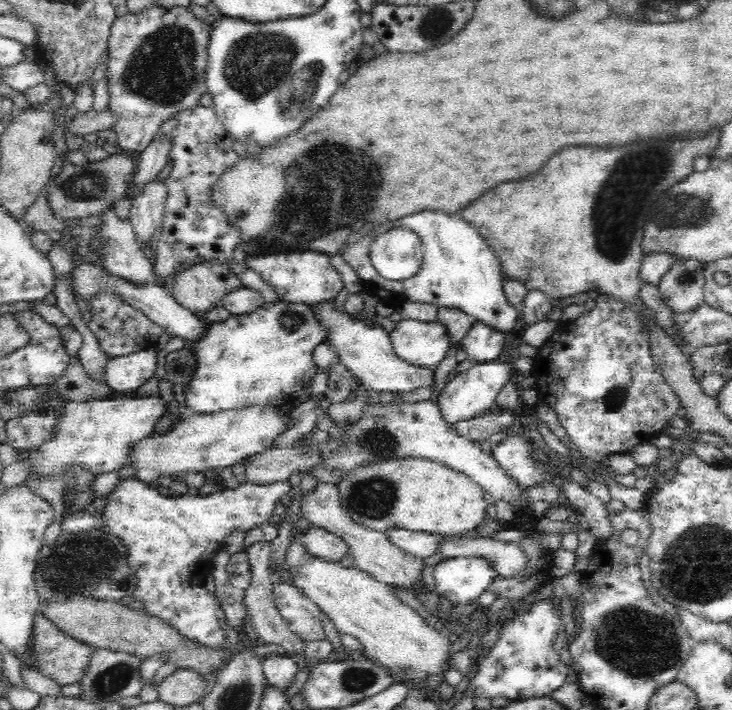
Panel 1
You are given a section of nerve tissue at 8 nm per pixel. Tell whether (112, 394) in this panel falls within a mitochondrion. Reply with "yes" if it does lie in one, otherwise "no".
no

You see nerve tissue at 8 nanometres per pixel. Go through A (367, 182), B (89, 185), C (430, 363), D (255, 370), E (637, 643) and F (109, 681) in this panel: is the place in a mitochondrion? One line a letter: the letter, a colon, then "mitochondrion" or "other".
A: mitochondrion
B: mitochondrion
C: other
D: other
E: mitochondrion
F: mitochondrion

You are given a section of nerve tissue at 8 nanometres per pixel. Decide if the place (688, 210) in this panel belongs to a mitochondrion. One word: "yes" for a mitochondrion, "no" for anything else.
yes

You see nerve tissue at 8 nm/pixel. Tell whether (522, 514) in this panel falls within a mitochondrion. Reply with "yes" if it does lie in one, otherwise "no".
no

